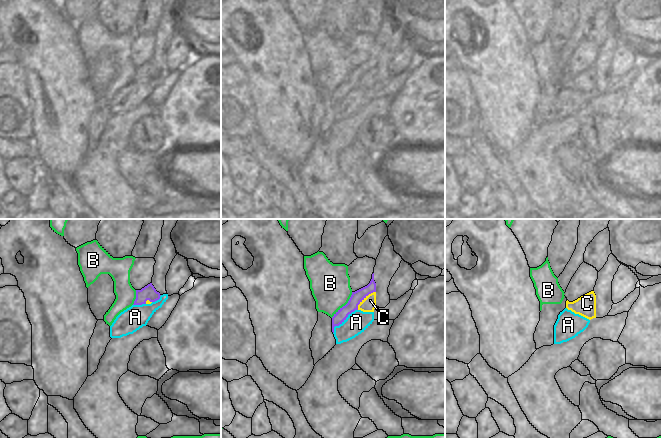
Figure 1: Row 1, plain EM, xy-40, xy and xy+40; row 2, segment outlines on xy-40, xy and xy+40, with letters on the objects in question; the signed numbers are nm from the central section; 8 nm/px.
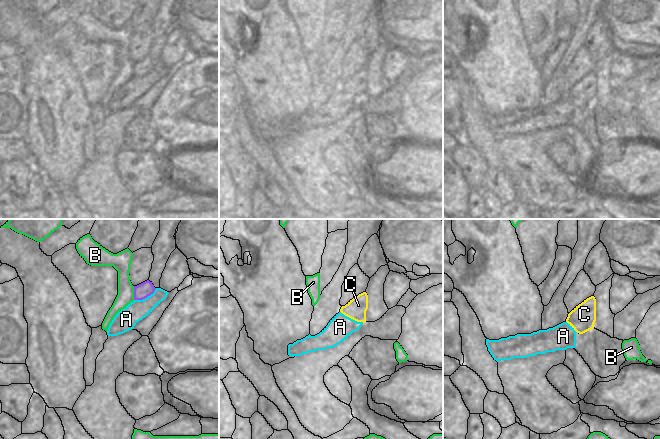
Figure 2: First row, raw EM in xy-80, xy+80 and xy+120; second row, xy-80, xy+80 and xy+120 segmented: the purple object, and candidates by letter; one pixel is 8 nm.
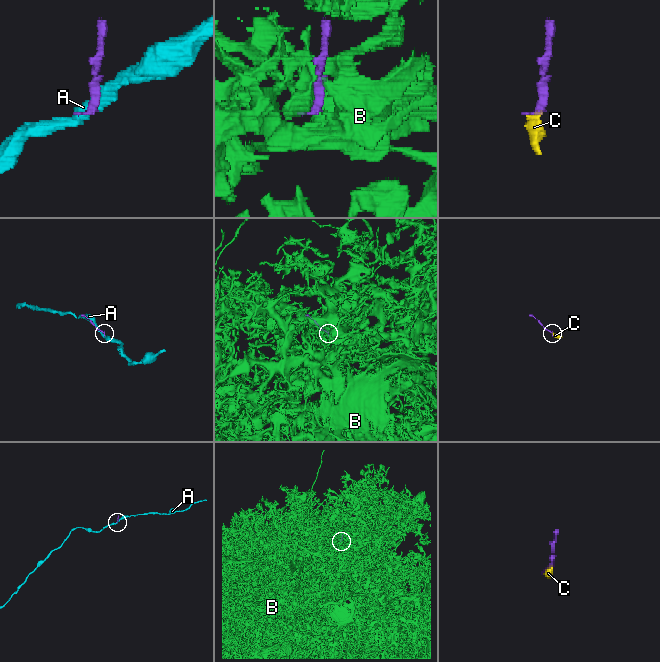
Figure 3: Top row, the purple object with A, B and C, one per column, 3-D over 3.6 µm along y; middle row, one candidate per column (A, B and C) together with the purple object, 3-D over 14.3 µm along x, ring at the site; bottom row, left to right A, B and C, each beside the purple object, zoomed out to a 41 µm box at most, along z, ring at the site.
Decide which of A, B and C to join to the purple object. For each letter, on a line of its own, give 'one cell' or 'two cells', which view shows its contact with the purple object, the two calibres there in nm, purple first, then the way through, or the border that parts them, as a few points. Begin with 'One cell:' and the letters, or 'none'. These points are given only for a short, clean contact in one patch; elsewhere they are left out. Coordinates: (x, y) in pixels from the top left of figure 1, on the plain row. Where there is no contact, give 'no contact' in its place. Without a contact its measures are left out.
One cell: C
A: two cells; meets purple in xy; 90 nm thick on the purple side, 170 nm on the other
B: two cells; meets purple in xy; 90 nm thick on the purple side, 320 nm on the other
C: one cell; meets purple in xy; 90 nm thick on the purple side, 110 nm on the other; runs through xy (359, 71), (363, 75), (368, 80)

